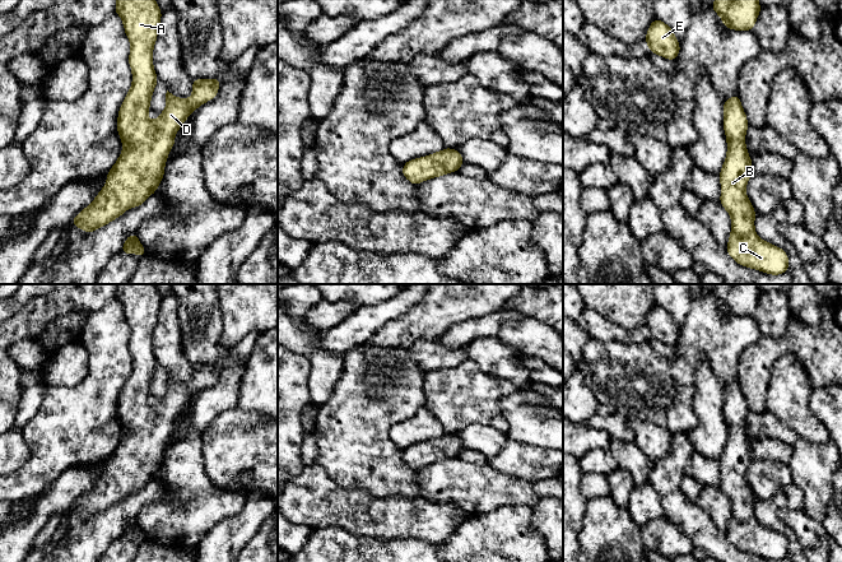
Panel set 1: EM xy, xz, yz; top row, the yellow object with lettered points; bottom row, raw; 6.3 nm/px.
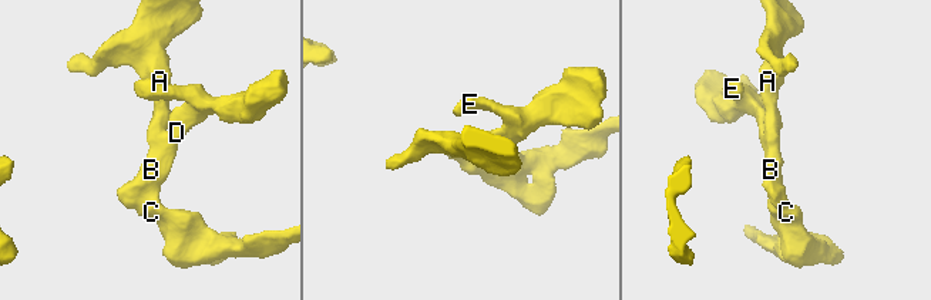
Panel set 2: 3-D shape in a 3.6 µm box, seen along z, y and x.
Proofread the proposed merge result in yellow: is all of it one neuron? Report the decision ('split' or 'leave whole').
leave whole

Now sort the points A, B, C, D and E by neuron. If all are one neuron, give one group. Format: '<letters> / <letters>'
A B C D E

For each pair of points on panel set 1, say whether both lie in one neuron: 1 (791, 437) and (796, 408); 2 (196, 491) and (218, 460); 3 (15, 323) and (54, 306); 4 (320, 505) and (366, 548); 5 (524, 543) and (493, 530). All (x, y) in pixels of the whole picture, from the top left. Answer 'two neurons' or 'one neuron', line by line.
1: two neurons
2: two neurons
3: one neuron
4: two neurons
5: one neuron

